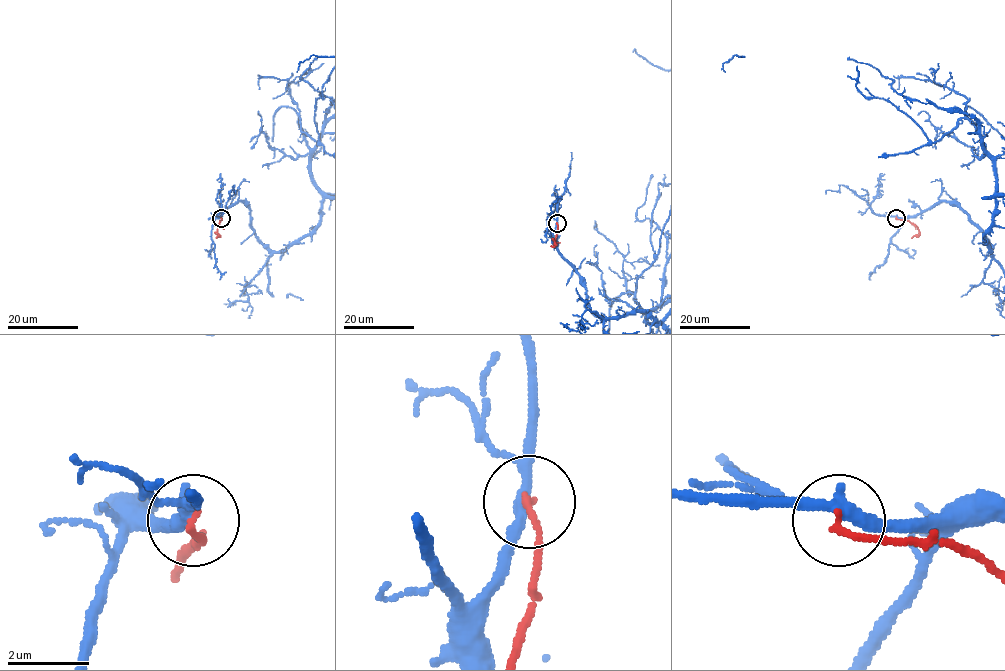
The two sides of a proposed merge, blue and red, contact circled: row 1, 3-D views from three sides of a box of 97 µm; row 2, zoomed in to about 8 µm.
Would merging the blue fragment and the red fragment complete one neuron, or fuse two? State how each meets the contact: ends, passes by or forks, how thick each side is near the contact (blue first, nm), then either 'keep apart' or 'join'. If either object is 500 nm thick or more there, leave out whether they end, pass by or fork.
blue passes by; red ends there; 320 nm thick on the blue side, 170 nm on the other; keep apart

